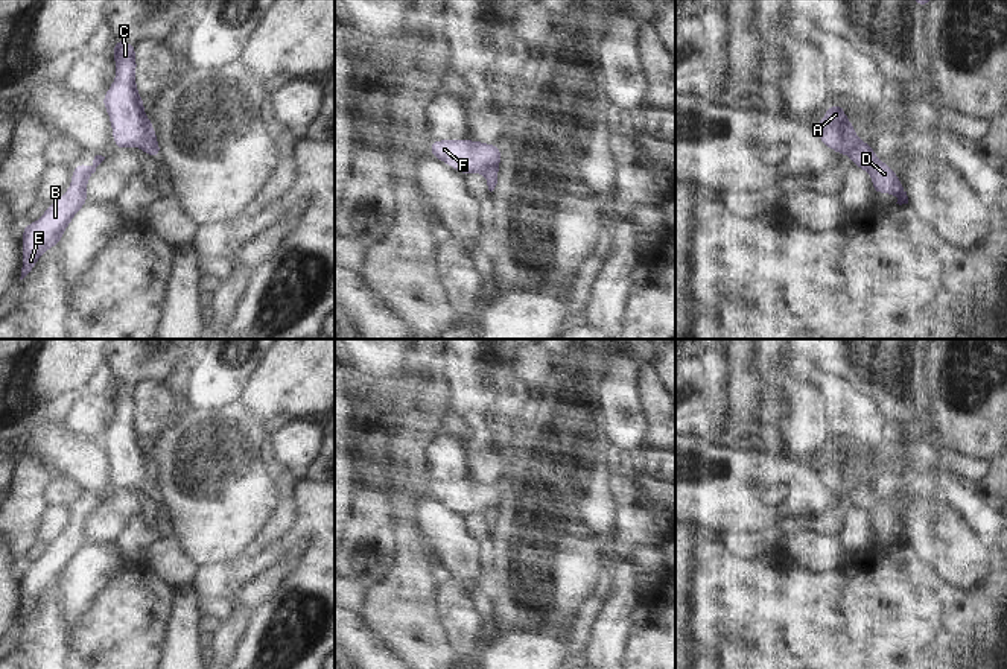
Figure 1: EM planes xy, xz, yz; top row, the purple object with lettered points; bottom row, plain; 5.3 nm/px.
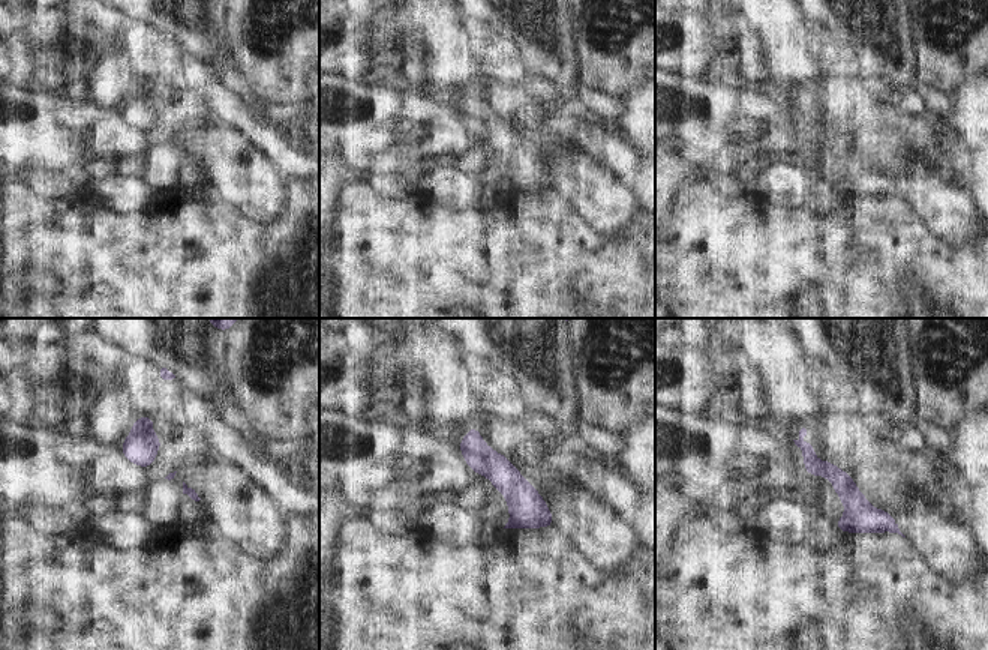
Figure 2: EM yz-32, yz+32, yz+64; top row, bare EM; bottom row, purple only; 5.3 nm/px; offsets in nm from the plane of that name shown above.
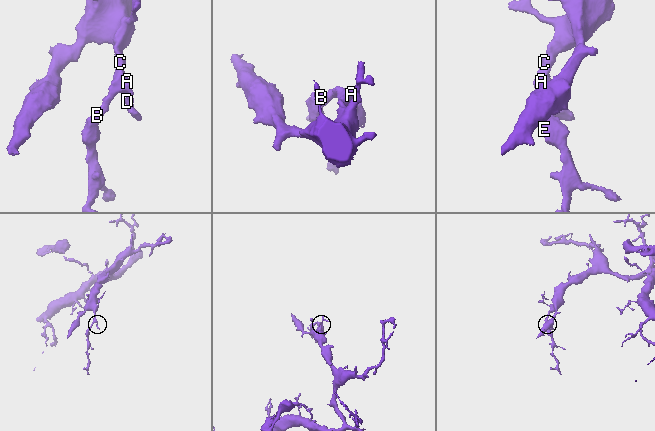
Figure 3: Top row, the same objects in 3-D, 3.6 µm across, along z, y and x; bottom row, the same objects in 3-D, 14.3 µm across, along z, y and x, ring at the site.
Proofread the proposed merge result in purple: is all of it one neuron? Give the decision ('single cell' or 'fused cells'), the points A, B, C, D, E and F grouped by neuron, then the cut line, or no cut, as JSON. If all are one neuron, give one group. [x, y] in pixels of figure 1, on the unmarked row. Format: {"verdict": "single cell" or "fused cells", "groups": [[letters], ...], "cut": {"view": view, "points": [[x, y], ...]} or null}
{"verdict": "fused cells", "groups": [["A", "B", "C", "E", "F"], ["D"]], "cut": {"view": "yz", "points": [[852, 469], [846, 475], [848, 491]]}}

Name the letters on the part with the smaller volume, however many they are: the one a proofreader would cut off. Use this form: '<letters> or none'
D

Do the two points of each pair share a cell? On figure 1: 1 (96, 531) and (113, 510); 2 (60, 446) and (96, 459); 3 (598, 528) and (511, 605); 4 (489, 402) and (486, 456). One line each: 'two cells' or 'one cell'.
1: one cell
2: one cell
3: one cell
4: one cell

